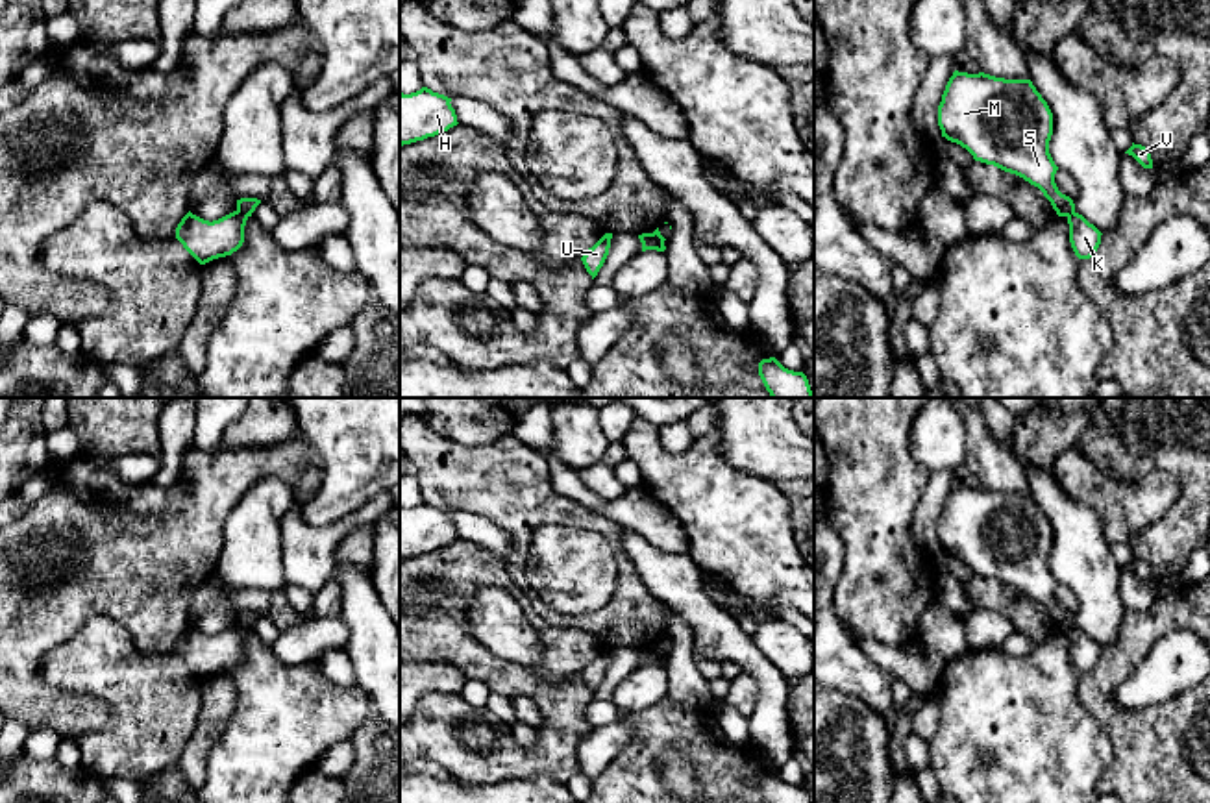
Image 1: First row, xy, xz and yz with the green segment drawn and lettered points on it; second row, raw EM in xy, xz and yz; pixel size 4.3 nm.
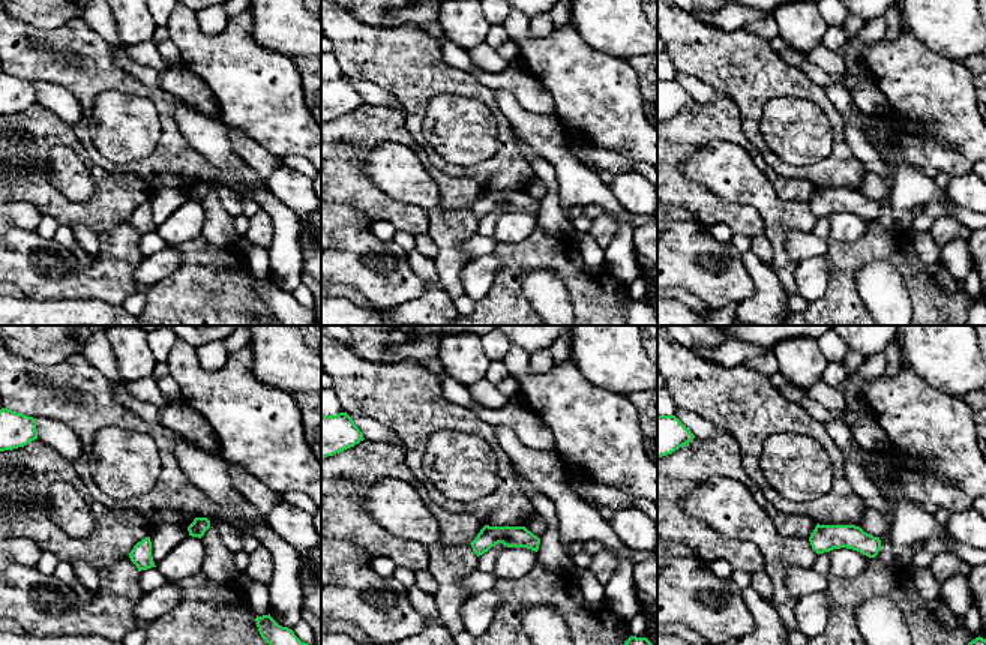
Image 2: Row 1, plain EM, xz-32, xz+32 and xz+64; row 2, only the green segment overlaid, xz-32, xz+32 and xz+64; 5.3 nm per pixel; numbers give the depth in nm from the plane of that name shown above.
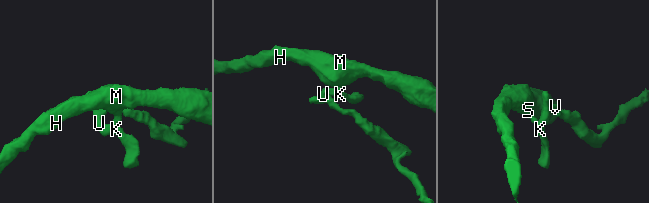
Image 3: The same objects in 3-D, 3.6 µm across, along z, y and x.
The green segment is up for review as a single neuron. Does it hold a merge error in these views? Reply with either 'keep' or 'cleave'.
cleave

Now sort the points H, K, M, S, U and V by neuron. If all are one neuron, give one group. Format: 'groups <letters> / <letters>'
groups H M S / K U V

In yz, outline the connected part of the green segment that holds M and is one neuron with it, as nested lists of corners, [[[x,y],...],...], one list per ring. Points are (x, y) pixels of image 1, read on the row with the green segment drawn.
[[[955,70],[938,105],[942,137],[966,148],[975,161],[994,165],[1038,187],[1058,216],[1075,213],[1075,204],[1055,183],[1058,167],[1049,154],[1053,113],[1031,80],[1005,80],[984,72]]]

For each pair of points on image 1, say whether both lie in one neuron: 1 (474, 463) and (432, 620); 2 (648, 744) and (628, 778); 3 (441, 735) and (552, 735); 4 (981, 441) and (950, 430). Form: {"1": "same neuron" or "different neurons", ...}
{"1": "different neurons", "2": "same neuron", "3": "same neuron", "4": "different neurons"}

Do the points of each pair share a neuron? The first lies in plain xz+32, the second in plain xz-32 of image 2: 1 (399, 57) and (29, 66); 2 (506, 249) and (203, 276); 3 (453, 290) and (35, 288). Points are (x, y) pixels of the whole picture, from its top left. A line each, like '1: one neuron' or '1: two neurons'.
1: one neuron
2: one neuron
3: one neuron

